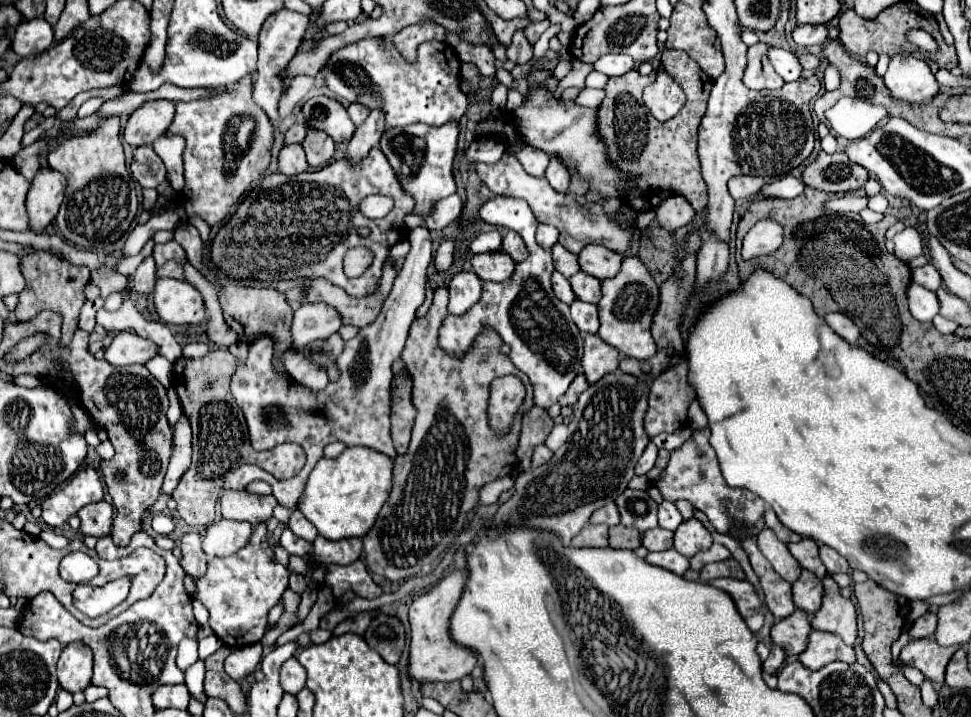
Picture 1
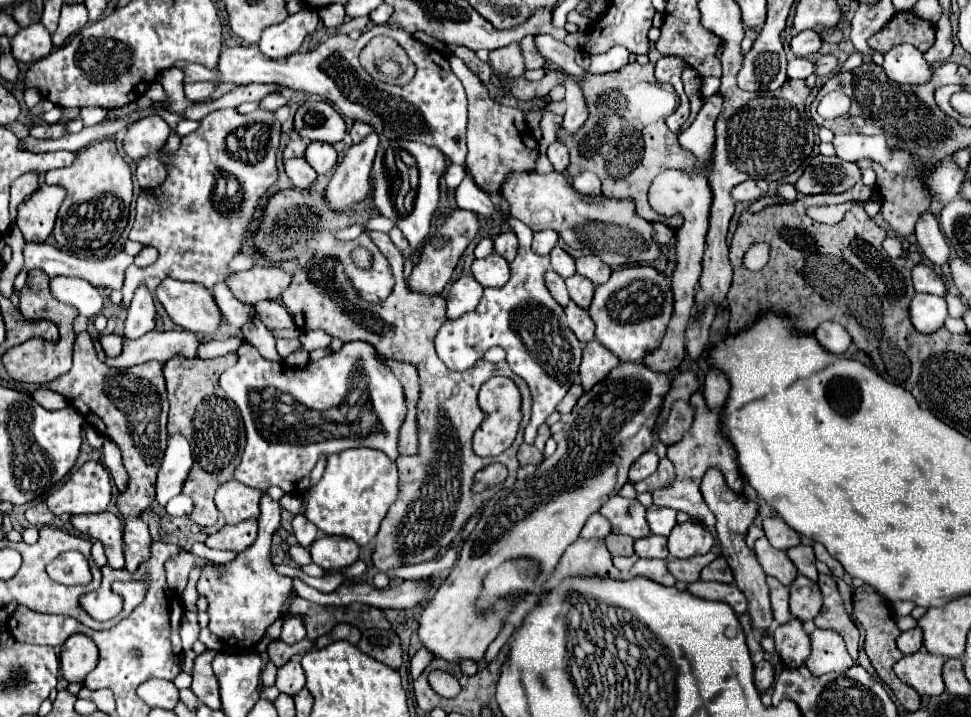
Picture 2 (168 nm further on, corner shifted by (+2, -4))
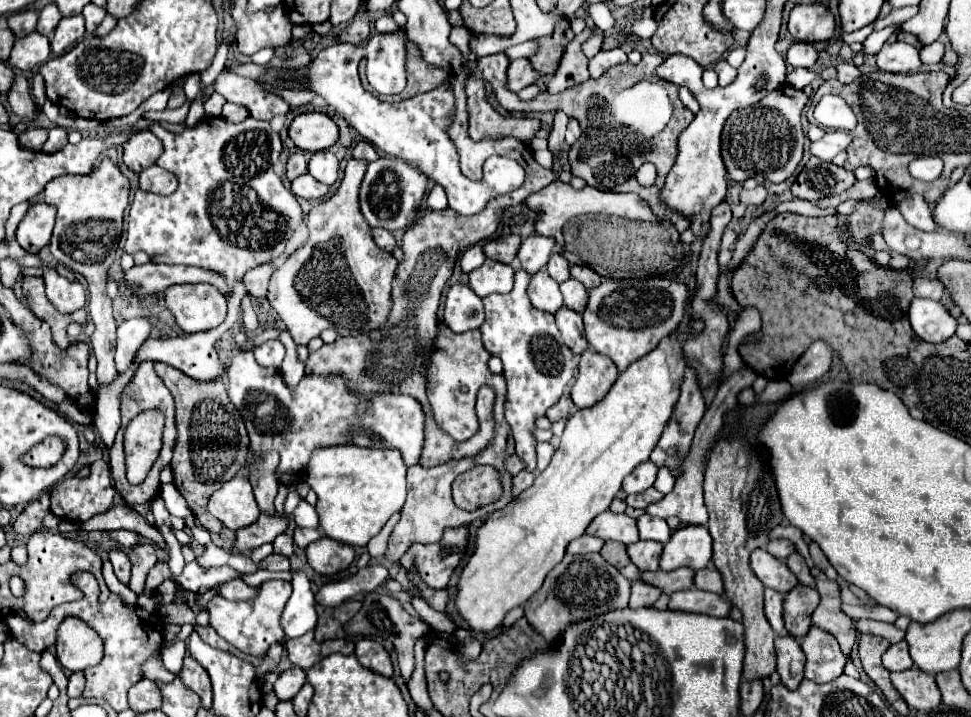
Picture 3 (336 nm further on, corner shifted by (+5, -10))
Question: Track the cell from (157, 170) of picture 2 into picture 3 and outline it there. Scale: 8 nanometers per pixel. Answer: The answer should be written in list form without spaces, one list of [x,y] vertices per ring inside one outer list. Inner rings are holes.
[[[152,165],[140,173],[140,189],[142,191],[170,195],[176,189],[176,185],[178,185],[176,177],[158,165]]]

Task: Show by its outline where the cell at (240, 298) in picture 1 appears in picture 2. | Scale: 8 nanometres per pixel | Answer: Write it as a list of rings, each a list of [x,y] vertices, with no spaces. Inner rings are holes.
[[[259,265],[235,273],[233,277],[229,277],[227,285],[239,301],[255,305],[259,299],[279,299],[289,281],[291,275],[287,275],[281,267]]]

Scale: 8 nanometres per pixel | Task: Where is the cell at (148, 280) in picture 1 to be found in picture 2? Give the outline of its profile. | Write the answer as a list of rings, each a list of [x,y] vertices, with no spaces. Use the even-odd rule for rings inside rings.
[[[137,287],[133,301],[127,309],[127,319],[125,319],[125,337],[127,339],[137,339],[145,335],[147,331],[153,331],[157,325],[157,311],[153,305],[153,295],[143,287]]]

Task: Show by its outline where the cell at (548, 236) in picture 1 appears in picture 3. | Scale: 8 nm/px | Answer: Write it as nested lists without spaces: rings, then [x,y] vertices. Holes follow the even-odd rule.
[[[542,235],[526,237],[520,245],[520,251],[518,251],[518,259],[520,259],[522,269],[526,269],[532,275],[536,271],[540,271],[548,263],[548,259],[554,251],[554,245],[556,245],[556,241],[550,237],[542,237]]]

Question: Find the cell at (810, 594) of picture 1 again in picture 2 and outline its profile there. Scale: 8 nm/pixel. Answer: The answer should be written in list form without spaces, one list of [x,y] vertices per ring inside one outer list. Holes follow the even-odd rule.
[[[799,575],[793,583],[791,583],[791,599],[789,599],[789,607],[791,607],[791,615],[799,621],[811,621],[815,619],[815,615],[821,609],[821,601],[823,595],[819,591],[819,587],[809,581],[807,577]]]

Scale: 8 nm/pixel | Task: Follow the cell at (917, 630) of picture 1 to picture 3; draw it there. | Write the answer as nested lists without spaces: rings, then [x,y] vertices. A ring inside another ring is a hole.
[[[900,641],[900,643],[890,645],[890,649],[882,655],[882,663],[884,663],[884,667],[888,671],[904,671],[904,669],[910,669],[914,665],[914,661],[910,659],[908,643],[906,641]]]

